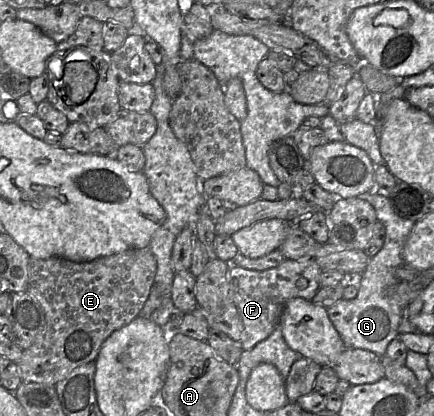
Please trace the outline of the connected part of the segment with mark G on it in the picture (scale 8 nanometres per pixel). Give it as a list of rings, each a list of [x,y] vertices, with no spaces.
[[[366,192],[357,197],[373,206],[377,221],[385,226],[384,245],[376,255],[370,258],[362,275],[353,275],[358,287],[357,296],[351,300],[343,298],[338,300],[327,308],[327,313],[347,348],[364,349],[383,357],[386,355],[389,343],[398,338],[398,327],[404,309],[396,303],[389,302],[388,289],[398,282],[394,271],[403,265],[402,250],[415,222],[399,217],[394,212],[389,197],[376,192]]]

